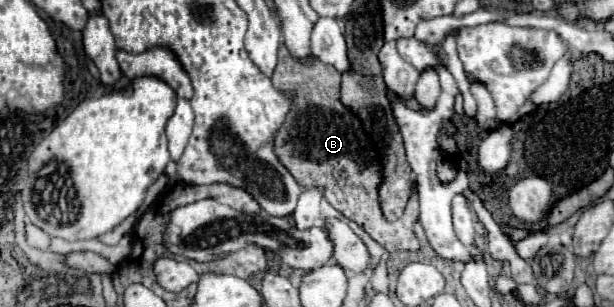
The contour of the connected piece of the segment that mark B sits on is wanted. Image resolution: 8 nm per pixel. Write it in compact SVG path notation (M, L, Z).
M281 46L279 64L271 80L281 82L277 84L281 92L291 94L291 108L287 112L283 126L275 136L275 154L279 156L283 166L293 174L293 178L299 184L303 184L303 188L313 188L313 186L323 188L329 204L337 208L343 216L359 224L387 252L395 252L395 250L417 252L419 240L413 234L413 224L419 216L419 204L415 190L413 196L409 198L403 218L395 222L385 222L377 198L381 168L377 156L373 152L367 152L365 132L361 128L359 118L351 110L347 110L339 100L337 70L333 66L323 64L317 58L295 60L289 56L289 50Z

